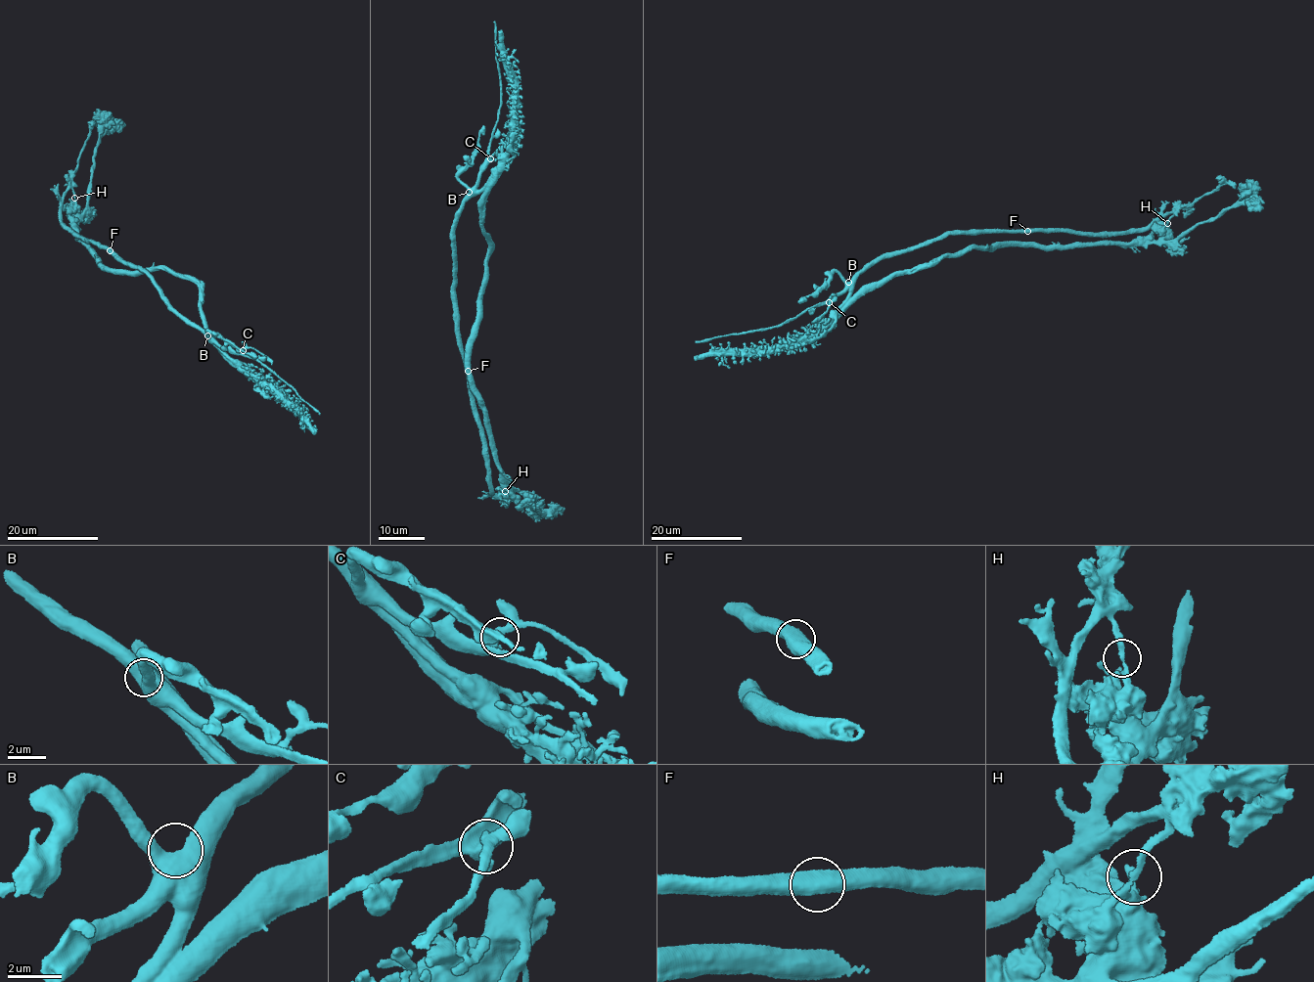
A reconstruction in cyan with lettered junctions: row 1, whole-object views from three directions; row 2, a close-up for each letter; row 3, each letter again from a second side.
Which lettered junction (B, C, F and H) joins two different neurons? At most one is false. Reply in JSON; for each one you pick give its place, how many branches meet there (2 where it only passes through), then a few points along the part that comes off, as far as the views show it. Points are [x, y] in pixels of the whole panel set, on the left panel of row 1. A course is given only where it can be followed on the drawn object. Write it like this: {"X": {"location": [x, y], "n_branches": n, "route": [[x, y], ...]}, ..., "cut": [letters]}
{"H": {"location": [74, 198], "n_branches": 3, "route": [[75, 198], [67, 188], [60, 221], [139, 269], [182, 316], [223, 347], [255, 359], [319, 415]]}, "cut": ["H"]}

